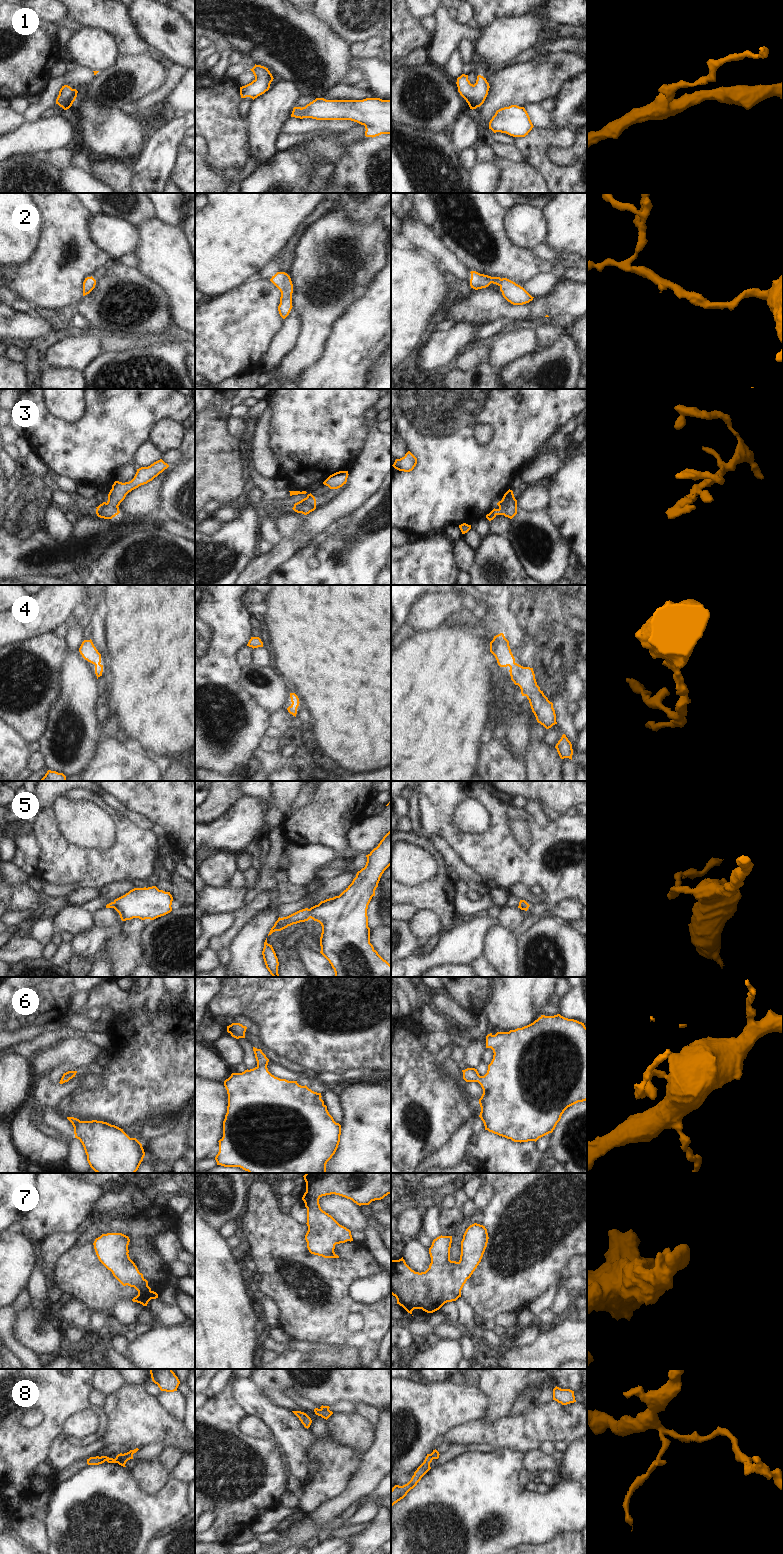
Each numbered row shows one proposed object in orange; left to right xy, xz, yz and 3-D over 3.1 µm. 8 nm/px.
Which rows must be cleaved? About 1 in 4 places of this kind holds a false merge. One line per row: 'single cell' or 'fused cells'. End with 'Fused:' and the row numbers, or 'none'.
1: single cell
2: single cell
3: single cell
4: single cell
5: single cell
6: single cell
7: single cell
8: fused cells
Fused: 8

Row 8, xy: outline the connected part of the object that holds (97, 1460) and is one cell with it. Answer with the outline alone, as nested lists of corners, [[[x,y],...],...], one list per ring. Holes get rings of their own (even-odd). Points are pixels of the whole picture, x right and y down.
[[[136,1448],[134,1450],[130,1450],[129,1452],[127,1453],[120,1453],[116,1456],[115,1459],[113,1458],[109,1458],[107,1456],[96,1456],[96,1457],[90,1457],[89,1459],[87,1459],[87,1464],[88,1465],[99,1465],[99,1464],[102,1464],[104,1463],[105,1461],[107,1461],[108,1463],[119,1463],[123,1458],[125,1458],[126,1456],[128,1455],[133,1455],[134,1453],[136,1453],[139,1449]]]

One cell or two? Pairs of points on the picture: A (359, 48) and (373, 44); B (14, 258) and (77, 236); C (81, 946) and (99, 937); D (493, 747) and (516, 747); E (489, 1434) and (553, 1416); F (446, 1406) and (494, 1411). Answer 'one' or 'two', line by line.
A: one
B: two
C: one
D: two
E: one
F: two

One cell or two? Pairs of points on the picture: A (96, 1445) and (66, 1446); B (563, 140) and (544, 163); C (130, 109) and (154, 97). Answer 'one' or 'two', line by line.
A: one
B: one
C: two

